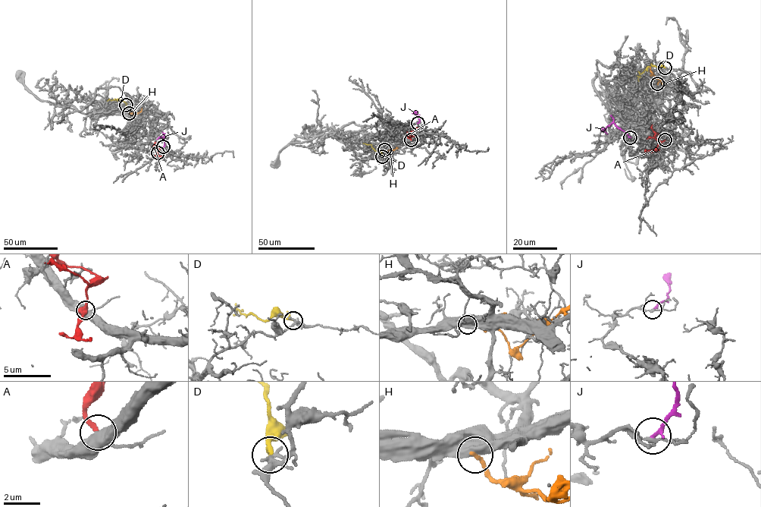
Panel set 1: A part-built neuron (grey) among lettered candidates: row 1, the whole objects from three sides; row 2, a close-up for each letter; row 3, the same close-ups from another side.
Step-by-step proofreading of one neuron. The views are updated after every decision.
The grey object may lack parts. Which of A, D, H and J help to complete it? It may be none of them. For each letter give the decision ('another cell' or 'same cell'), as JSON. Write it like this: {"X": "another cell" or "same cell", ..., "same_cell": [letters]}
{"A": "another cell", "D": "another cell", "H": "another cell", "J": "another cell", "same_cell": []}

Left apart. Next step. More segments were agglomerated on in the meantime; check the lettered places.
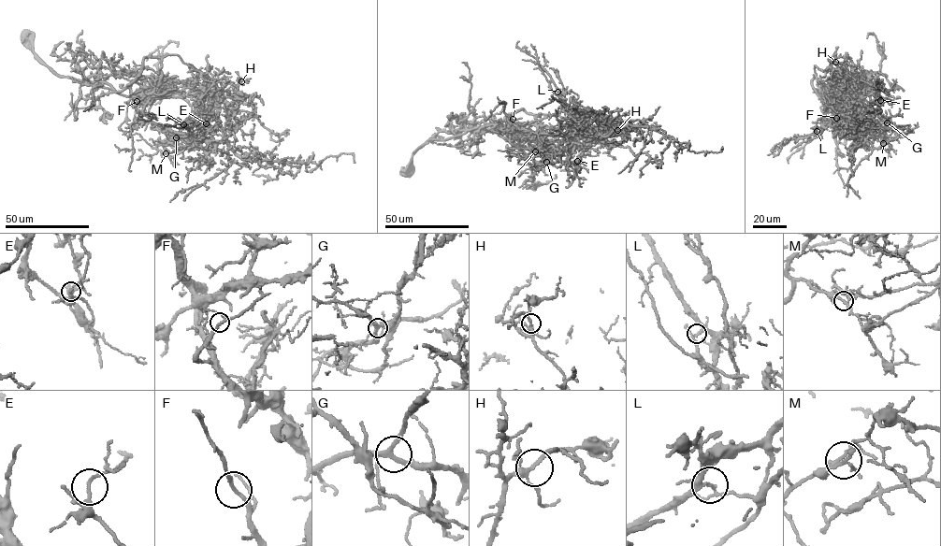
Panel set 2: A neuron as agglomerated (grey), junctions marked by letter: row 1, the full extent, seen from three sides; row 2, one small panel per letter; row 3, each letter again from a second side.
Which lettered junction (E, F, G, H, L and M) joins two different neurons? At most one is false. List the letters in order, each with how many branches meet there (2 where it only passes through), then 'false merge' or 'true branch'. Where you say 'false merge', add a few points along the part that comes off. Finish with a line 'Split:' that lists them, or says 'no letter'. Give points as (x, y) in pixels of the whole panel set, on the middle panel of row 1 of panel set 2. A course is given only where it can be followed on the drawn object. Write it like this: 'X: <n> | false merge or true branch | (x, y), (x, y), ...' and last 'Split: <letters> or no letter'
E: 2 | true branch
F: 3 | true branch
G: 3 | true branch
H: 4 | true branch
L: 4 | false merge | (557, 92), (579, 106), (574, 133), (542, 134), (512, 124), (509, 135), (516, 139), (469, 127), (451, 133)
M: 3 | true branch
Split: L

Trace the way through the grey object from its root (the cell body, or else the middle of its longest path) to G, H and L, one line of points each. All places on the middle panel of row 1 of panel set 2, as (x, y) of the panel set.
G: (408, 173), (412, 155), (429, 141), (490, 129), (508, 135), (512, 123), (537, 134), (546, 162)
H: (408, 173), (412, 155), (426, 143), (468, 131), (490, 129), (568, 149), (618, 130)
L: (408, 173), (412, 155), (426, 143), (468, 131), (490, 129), (579, 147), (591, 135), (557, 92)

